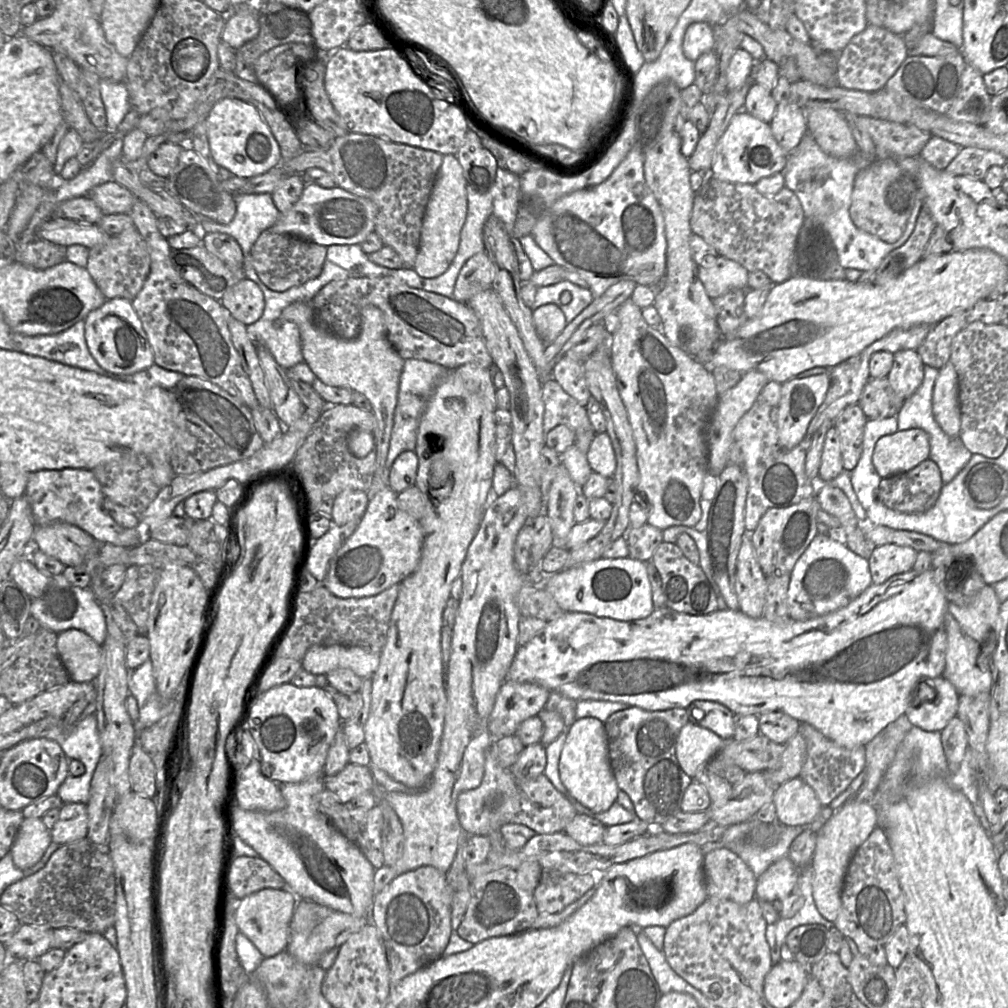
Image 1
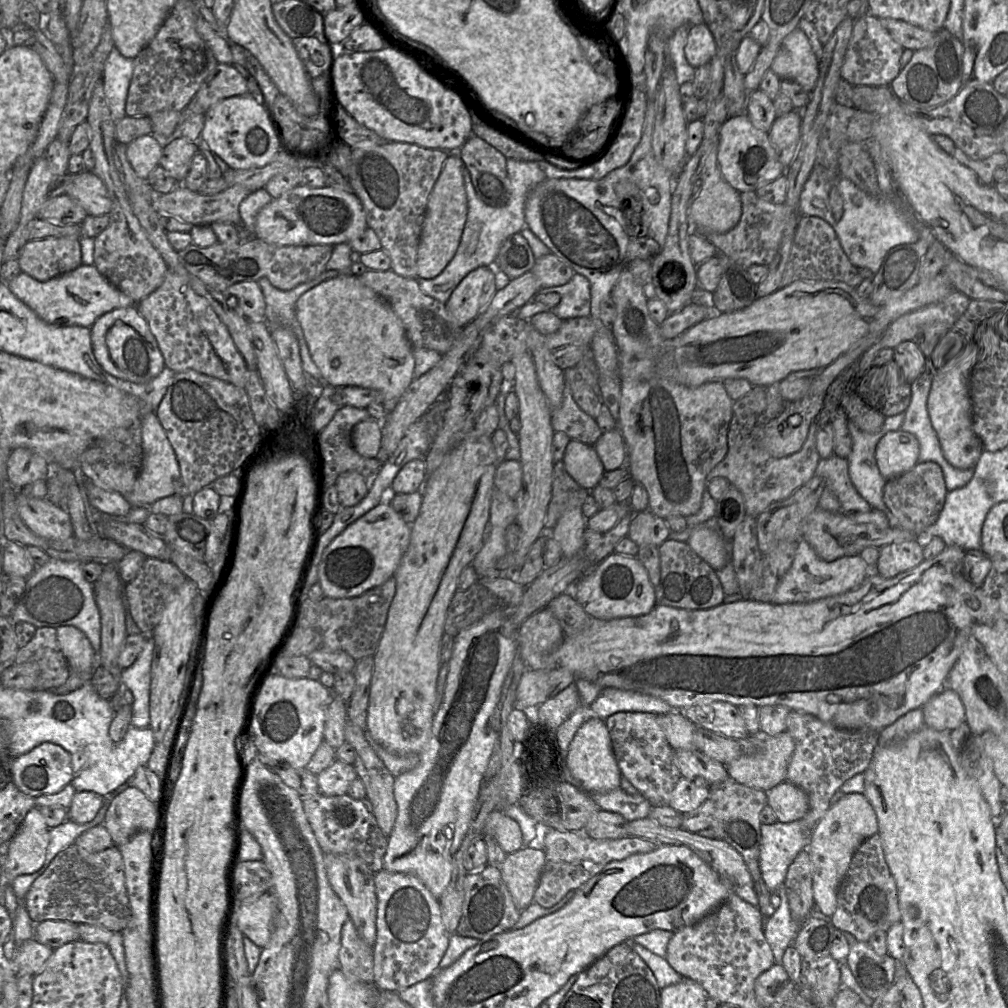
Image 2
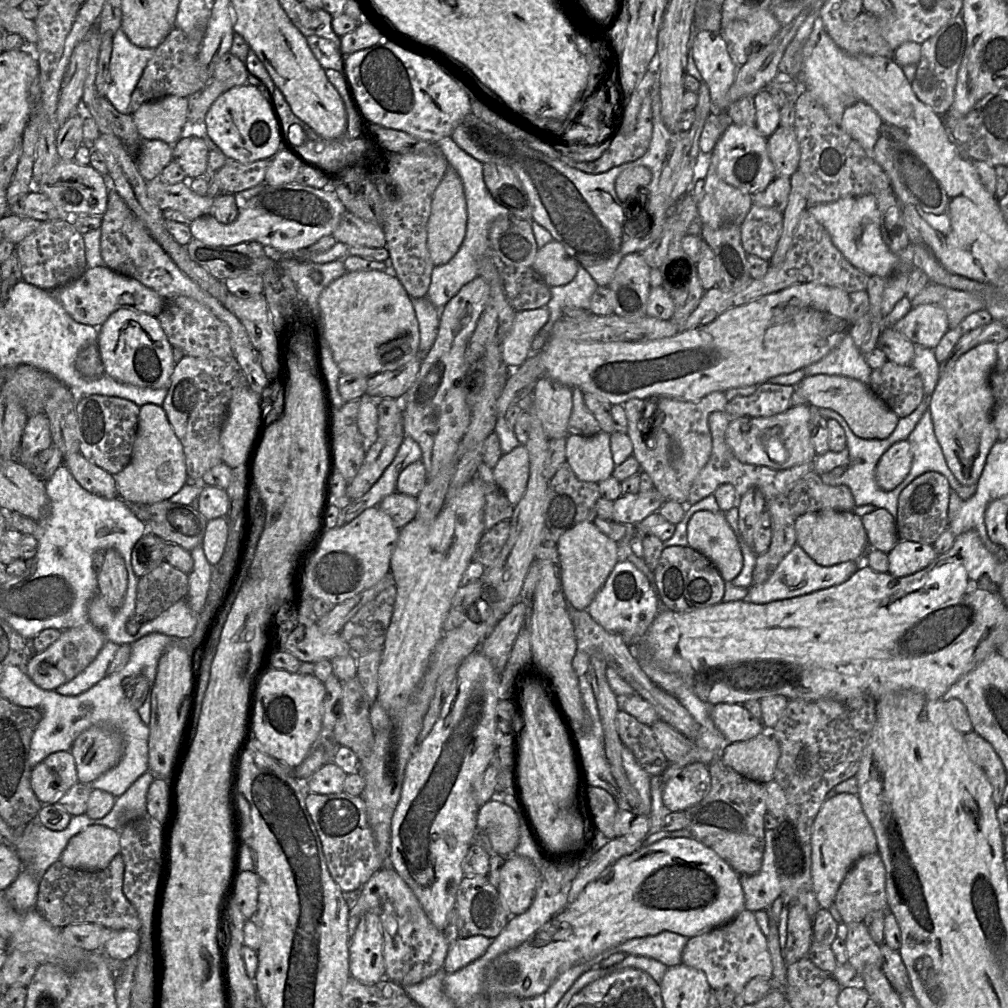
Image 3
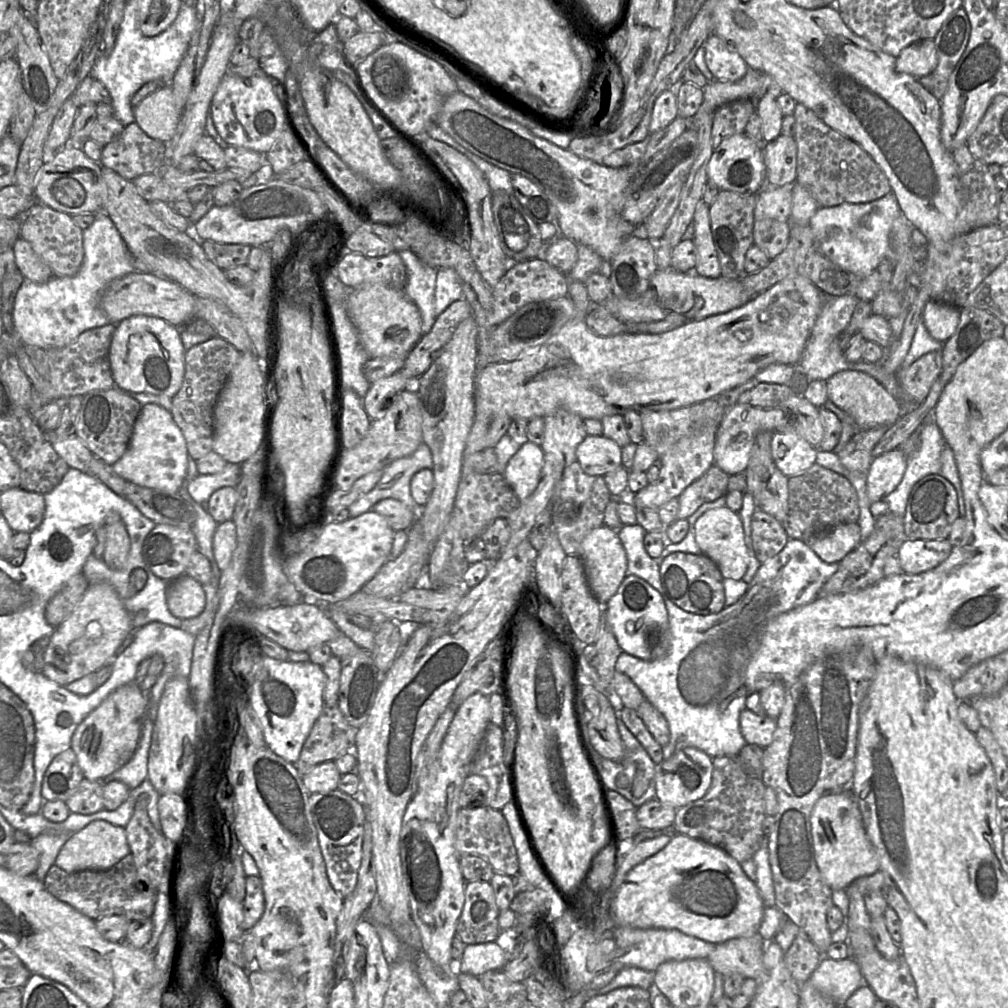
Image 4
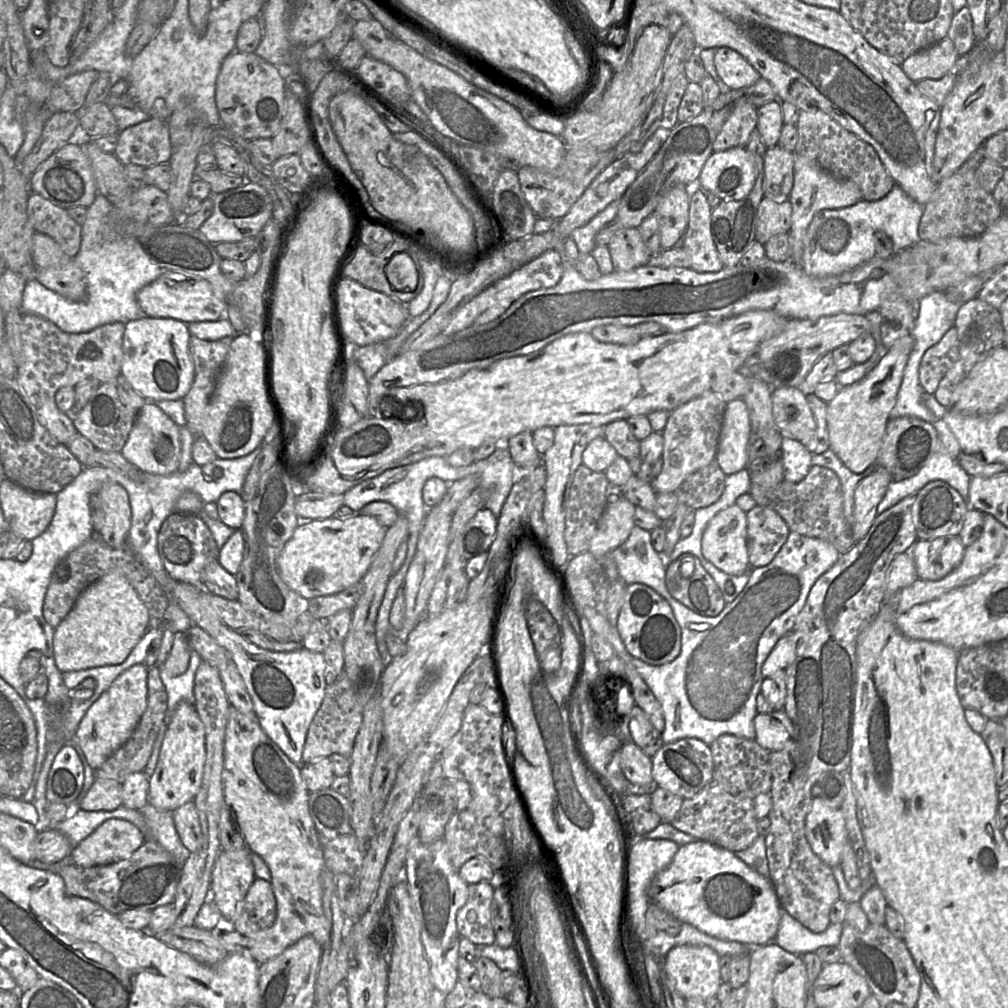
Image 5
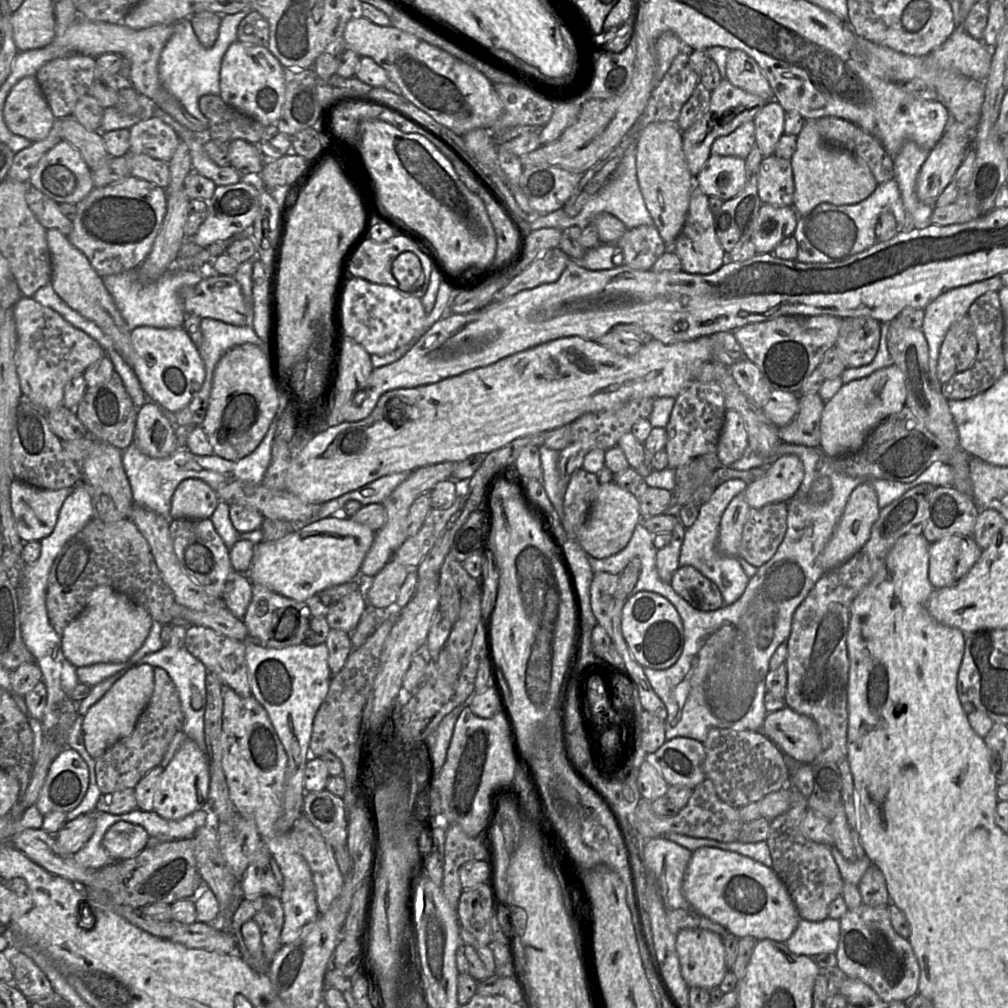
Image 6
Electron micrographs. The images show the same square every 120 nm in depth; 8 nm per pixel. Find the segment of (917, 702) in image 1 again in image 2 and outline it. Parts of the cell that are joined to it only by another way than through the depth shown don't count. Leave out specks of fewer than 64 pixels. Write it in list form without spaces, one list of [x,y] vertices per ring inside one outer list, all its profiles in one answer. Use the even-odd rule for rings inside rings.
[[[941,688],[922,707],[924,725],[938,731],[951,731],[965,722],[965,709],[958,694]]]

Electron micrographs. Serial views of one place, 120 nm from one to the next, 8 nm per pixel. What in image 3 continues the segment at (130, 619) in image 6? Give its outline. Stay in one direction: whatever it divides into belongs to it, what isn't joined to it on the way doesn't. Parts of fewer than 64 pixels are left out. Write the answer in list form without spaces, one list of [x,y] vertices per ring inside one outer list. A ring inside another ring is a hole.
[[[88,621],[61,631],[60,637],[44,651],[31,655],[24,669],[37,686],[55,690],[81,673],[96,658],[105,642],[103,633]]]

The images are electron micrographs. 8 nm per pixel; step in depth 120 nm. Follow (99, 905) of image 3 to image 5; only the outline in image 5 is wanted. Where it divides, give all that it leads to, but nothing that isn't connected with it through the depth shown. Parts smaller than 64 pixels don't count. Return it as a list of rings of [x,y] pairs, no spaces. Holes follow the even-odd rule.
[[[146,839],[130,858],[109,865],[79,867],[60,865],[57,873],[63,878],[68,895],[89,899],[116,915],[128,910],[154,910],[172,904],[181,879],[180,864],[153,839]]]

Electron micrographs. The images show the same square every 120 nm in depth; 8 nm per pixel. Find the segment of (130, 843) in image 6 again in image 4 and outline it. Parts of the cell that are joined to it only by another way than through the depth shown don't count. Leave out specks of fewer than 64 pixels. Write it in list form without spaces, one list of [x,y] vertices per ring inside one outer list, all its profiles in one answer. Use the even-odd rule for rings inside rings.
[[[96,820],[71,835],[61,848],[55,864],[69,873],[83,870],[105,871],[113,867],[129,853],[130,848],[125,829],[104,820]]]

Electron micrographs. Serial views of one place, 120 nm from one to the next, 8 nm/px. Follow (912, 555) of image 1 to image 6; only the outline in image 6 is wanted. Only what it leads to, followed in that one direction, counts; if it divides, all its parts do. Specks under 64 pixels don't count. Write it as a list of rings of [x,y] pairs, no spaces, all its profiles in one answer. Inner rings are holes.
[[[950,535],[930,544],[928,579],[934,589],[951,587],[979,560],[982,549],[973,537]]]

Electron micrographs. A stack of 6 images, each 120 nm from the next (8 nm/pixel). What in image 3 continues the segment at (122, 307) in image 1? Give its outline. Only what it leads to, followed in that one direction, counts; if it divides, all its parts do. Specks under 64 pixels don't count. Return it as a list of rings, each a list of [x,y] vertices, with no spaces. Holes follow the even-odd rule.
[[[118,309],[98,328],[97,348],[104,367],[104,373],[126,384],[143,388],[162,388],[168,390],[169,379],[174,369],[173,347],[169,343],[156,317],[143,312]]]

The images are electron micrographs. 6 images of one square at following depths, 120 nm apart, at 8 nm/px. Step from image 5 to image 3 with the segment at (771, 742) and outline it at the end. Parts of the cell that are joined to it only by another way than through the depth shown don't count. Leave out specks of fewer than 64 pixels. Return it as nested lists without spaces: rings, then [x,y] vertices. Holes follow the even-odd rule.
[[[742,704],[712,705],[711,718],[728,743],[749,741],[767,732],[762,720],[754,718]]]

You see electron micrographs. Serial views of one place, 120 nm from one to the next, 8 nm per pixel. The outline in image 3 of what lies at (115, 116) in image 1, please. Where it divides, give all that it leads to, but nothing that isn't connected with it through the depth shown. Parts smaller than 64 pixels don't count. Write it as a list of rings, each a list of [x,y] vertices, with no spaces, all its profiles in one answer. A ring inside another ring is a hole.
[[[121,28],[113,36],[106,97],[121,114],[129,113],[132,92],[154,52],[134,45]]]

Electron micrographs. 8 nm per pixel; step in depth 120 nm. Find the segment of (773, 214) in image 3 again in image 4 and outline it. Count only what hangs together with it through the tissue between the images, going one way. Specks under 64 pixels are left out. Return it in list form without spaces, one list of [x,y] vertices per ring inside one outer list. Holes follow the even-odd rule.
[[[775,219],[755,220],[753,226],[754,245],[762,249],[770,260],[775,259],[787,246],[790,222]]]

